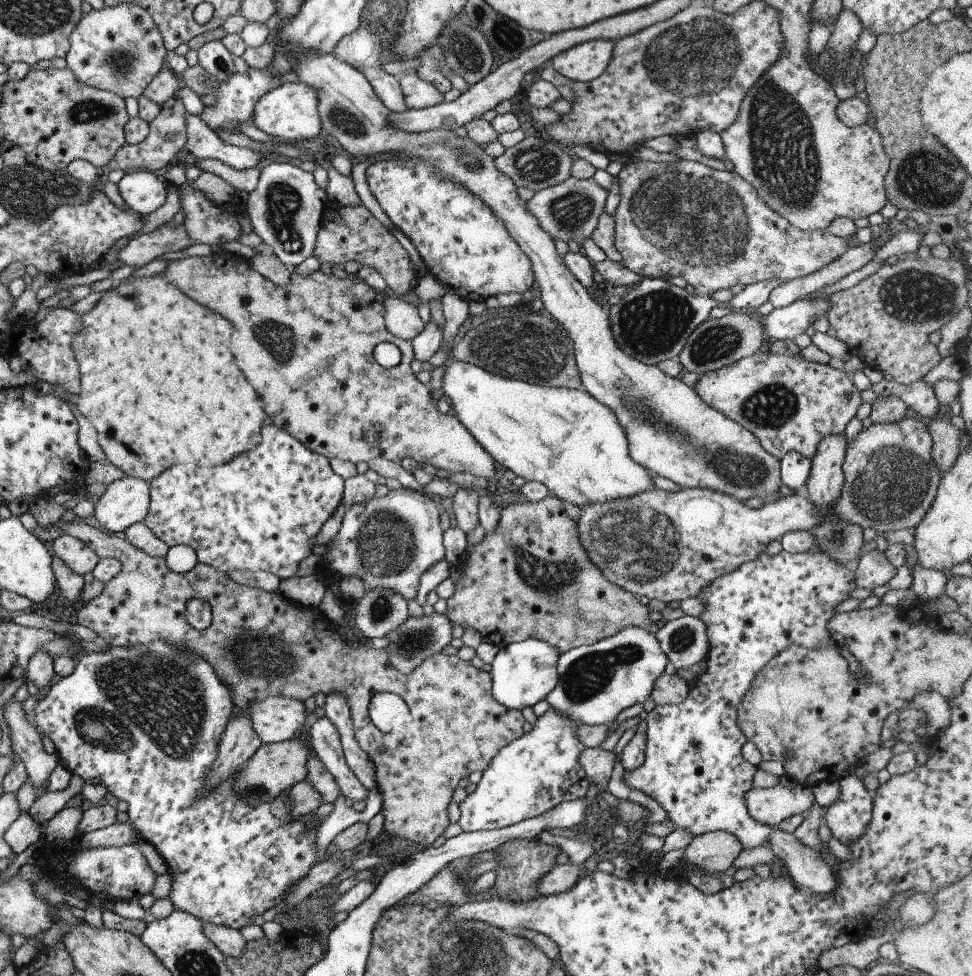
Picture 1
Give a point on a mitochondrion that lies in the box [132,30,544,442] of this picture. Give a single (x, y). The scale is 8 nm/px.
(283, 200)

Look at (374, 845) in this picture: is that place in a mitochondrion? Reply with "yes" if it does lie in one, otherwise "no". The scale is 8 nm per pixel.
no

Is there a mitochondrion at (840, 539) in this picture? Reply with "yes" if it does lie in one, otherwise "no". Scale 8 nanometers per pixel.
yes

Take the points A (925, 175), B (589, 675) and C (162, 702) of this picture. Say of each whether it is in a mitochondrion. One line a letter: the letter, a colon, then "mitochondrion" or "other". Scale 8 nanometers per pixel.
A: mitochondrion
B: mitochondrion
C: mitochondrion

